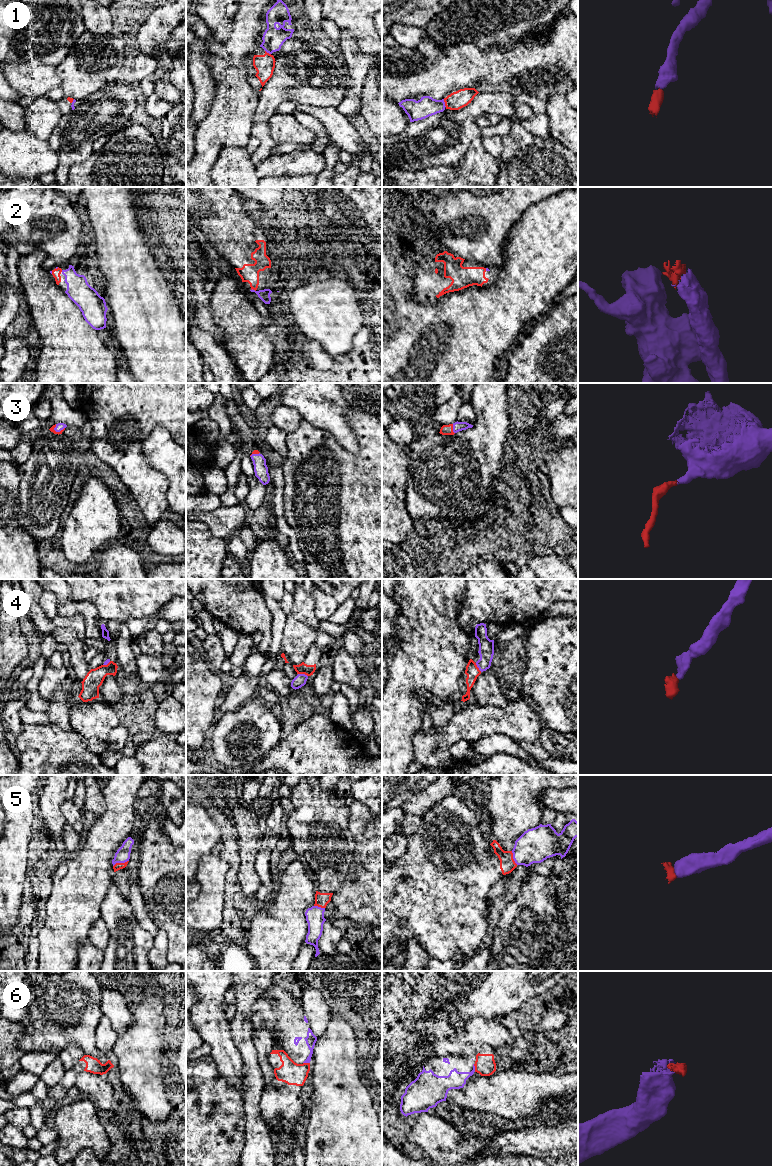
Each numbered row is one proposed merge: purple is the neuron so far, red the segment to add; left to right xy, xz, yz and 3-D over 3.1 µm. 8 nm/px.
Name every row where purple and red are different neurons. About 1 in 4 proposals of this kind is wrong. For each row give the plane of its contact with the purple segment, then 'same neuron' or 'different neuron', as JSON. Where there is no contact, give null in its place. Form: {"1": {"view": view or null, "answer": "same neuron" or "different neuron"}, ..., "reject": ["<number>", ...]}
{"1": {"view": "yz", "answer": "same neuron"}, "2": {"view": "xz", "answer": "same neuron"}, "3": {"view": "yz", "answer": "same neuron"}, "4": {"view": "xz", "answer": "same neuron"}, "5": {"view": "xy", "answer": "same neuron"}, "6": {"view": "yz", "answer": "different neuron"}, "reject": ["6"]}

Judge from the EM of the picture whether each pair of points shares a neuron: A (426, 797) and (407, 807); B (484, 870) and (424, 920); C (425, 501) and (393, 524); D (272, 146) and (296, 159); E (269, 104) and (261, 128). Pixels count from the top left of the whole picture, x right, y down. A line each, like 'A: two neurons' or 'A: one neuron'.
A: one neuron
B: one neuron
C: two neurons
D: two neurons
E: two neurons

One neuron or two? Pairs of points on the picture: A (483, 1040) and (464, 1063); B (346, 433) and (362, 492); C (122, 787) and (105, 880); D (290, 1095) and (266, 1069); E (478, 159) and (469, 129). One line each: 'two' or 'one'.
A: two
B: two
C: one
D: two
E: two

